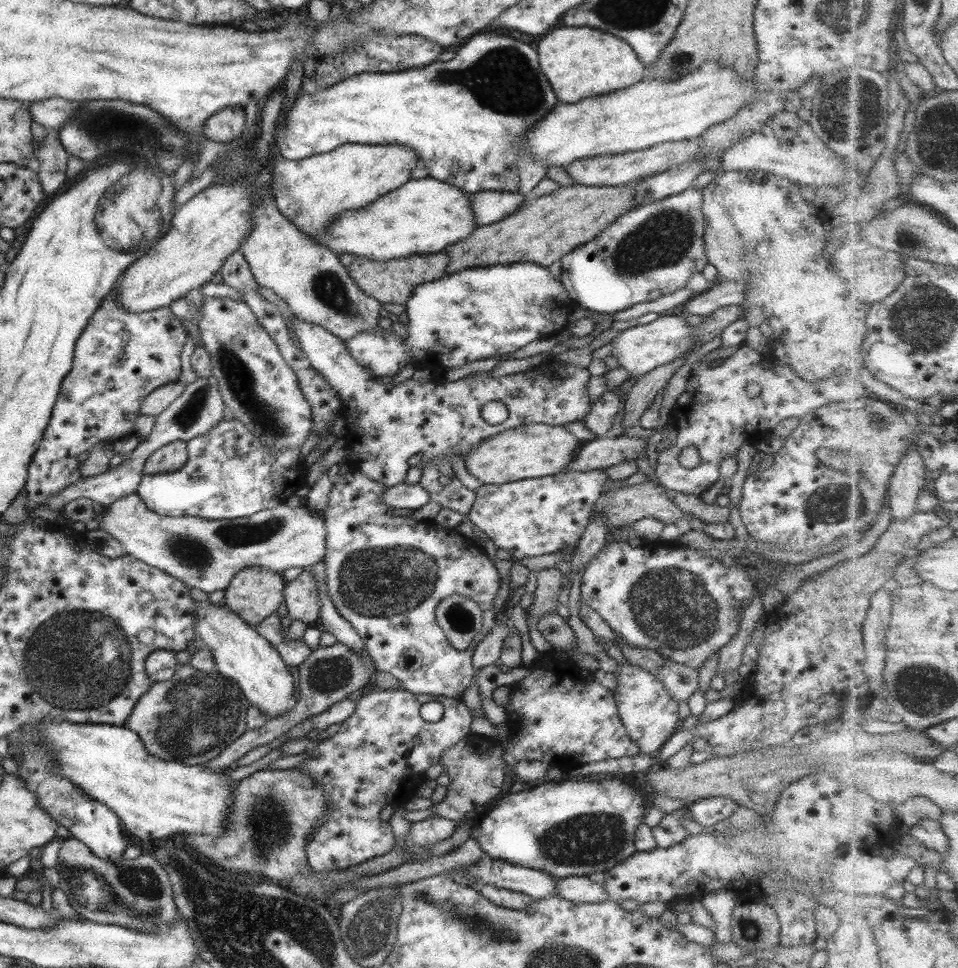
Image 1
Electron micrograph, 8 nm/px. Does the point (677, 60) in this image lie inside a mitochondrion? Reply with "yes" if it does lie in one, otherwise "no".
yes

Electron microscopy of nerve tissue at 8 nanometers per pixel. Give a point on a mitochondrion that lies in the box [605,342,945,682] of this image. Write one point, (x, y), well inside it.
(675, 606)

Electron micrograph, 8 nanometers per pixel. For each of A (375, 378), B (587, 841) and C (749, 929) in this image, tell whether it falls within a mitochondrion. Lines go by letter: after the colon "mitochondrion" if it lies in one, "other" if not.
A: other
B: mitochondrion
C: mitochondrion

